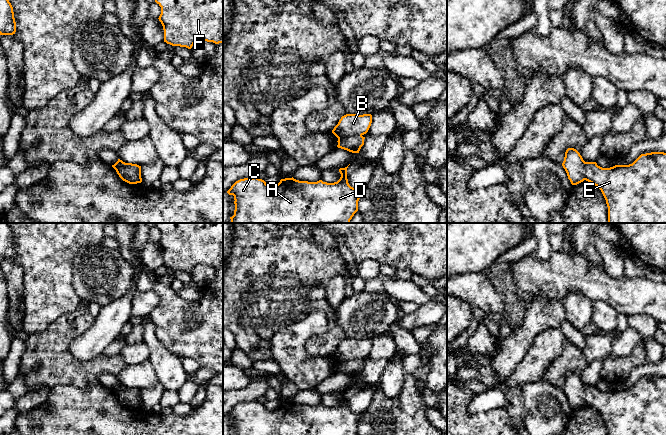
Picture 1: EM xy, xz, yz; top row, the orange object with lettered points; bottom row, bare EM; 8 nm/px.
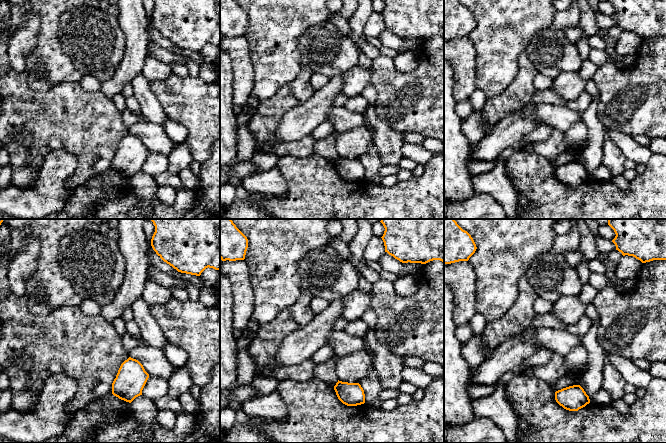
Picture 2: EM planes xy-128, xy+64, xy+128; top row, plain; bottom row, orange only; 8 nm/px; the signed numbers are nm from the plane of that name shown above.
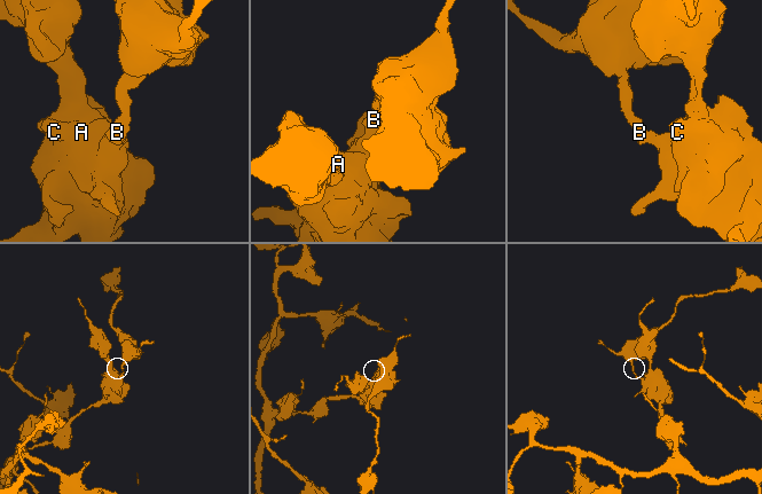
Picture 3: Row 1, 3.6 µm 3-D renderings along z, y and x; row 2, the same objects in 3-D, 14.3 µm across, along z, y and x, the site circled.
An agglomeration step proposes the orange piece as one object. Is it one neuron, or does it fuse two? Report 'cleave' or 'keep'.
cleave

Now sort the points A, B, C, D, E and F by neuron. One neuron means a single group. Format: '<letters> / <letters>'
A C D E / B F

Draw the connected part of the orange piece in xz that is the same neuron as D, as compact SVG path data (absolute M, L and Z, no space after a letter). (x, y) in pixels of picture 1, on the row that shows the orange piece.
M347 167L340 168L340 179L334 183L281 179L276 186L269 186L257 177L236 181L227 191L234 196L235 210L230 223L350 223L358 211L362 189L349 185Z

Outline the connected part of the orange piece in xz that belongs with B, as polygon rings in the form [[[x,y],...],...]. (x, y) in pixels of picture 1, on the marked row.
[[[346,114],[341,117],[338,124],[332,130],[332,133],[337,138],[364,135],[368,132],[371,123],[371,114]]]

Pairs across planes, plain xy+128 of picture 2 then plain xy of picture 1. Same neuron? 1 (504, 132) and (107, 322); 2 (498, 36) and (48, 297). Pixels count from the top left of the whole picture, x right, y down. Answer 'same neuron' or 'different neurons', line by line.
1: same neuron
2: same neuron

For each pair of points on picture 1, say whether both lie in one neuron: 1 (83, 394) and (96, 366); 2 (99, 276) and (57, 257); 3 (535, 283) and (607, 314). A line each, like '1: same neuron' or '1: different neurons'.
1: different neurons
2: different neurons
3: different neurons

